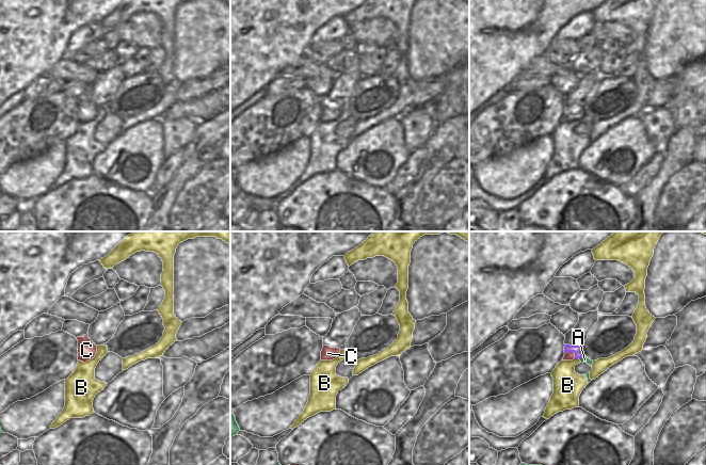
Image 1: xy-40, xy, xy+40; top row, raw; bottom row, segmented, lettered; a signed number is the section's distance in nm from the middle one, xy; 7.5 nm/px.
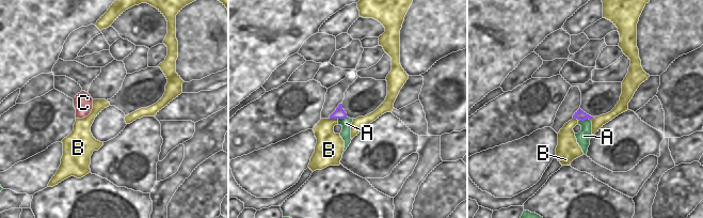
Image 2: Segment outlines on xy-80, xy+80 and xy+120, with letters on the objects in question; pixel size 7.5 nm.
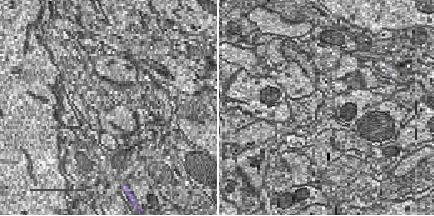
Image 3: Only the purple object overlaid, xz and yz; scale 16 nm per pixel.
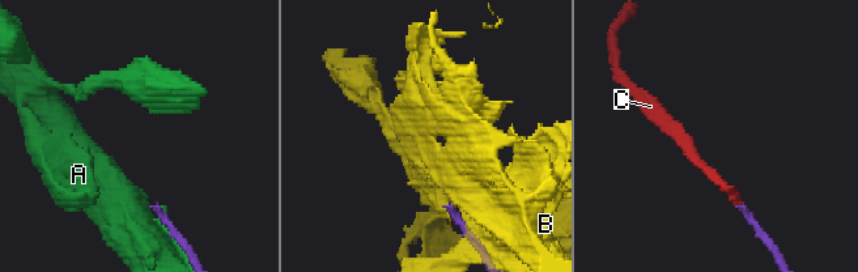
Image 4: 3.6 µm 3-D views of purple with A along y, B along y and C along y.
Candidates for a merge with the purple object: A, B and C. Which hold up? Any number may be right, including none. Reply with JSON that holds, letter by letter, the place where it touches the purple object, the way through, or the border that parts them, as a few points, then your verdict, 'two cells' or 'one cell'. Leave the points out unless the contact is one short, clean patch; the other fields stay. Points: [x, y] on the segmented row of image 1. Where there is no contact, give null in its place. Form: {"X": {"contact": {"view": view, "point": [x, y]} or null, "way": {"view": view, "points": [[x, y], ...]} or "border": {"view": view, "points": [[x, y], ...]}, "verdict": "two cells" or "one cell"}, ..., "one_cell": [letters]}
{"A": {"contact": {"view": "xy+40", "point": [581, 357]}, "verdict": "two cells"}, "B": {"contact": {"view": "xy+40", "point": [576, 357]}, "border": {"view": "xy+40", "points": [[579, 358], [574, 359]]}, "verdict": "two cells"}, "C": {"contact": {"view": "xy+40", "point": [572, 351]}, "way": {"view": "xy+40", "points": [[578, 350], [572, 351], [570, 355]]}, "verdict": "one cell"}, "one_cell": ["C"]}

